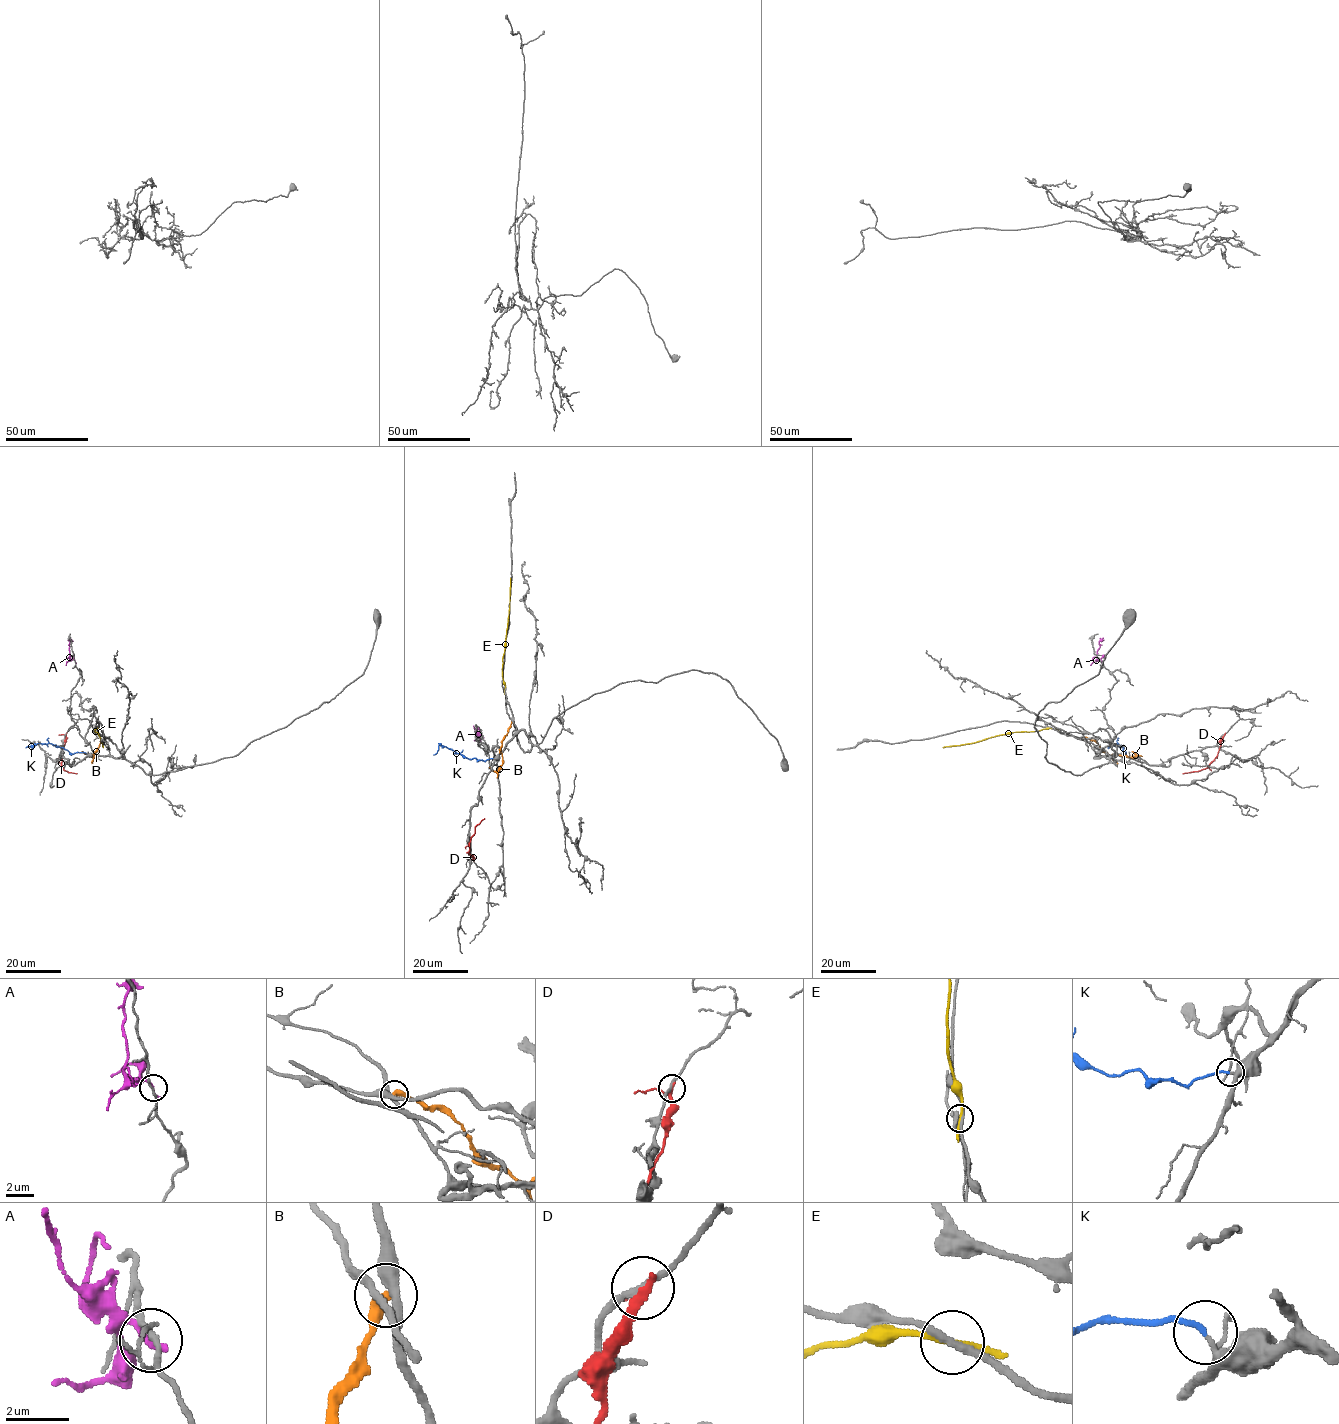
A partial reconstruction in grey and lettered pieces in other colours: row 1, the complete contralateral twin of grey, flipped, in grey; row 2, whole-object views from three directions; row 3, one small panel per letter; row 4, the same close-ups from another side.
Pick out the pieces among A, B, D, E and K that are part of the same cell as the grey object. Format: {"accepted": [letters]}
{"accepted": ["K"]}

